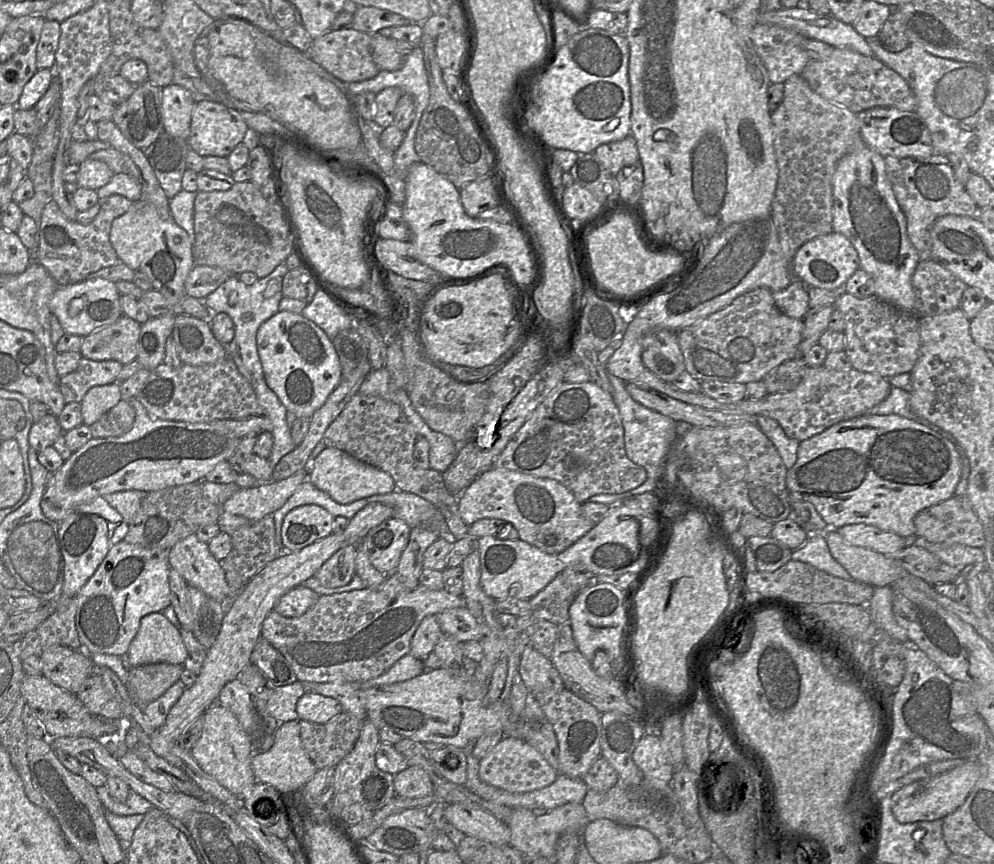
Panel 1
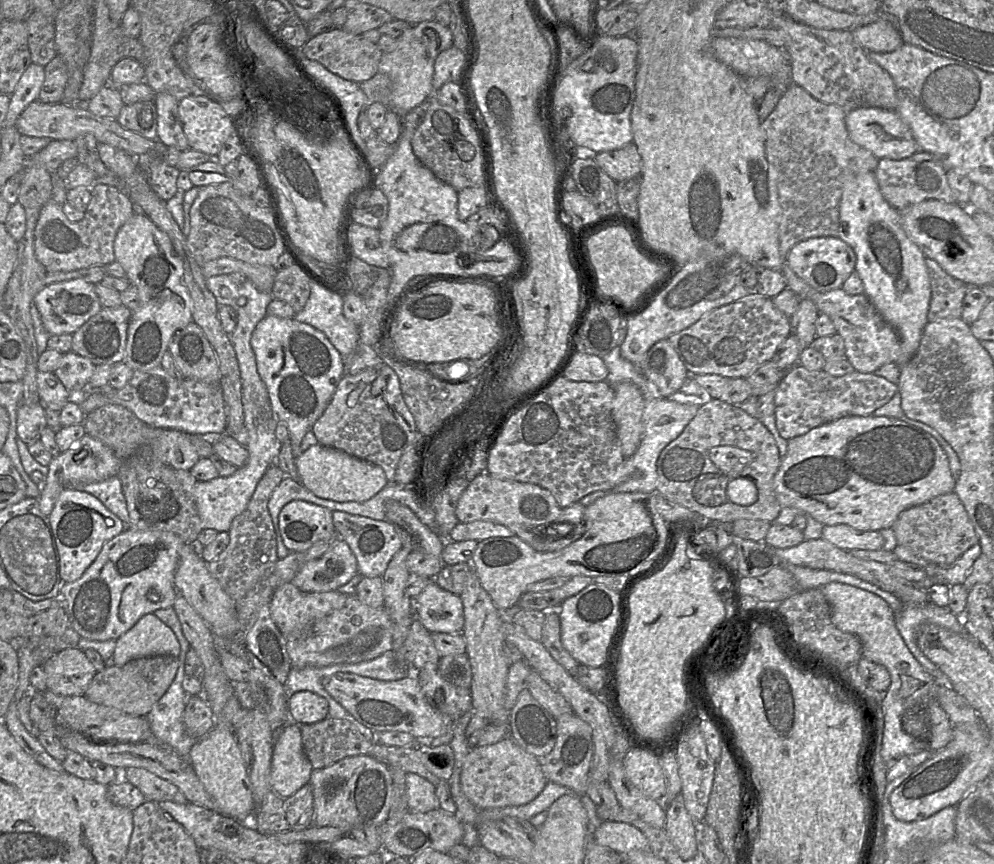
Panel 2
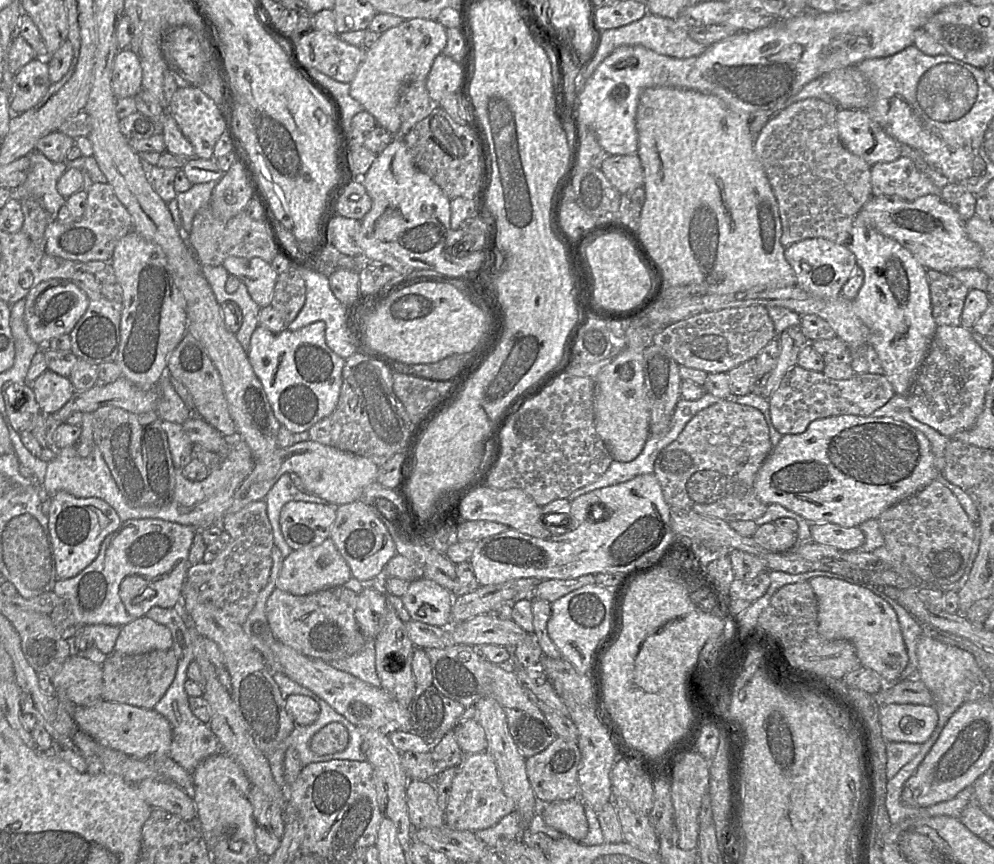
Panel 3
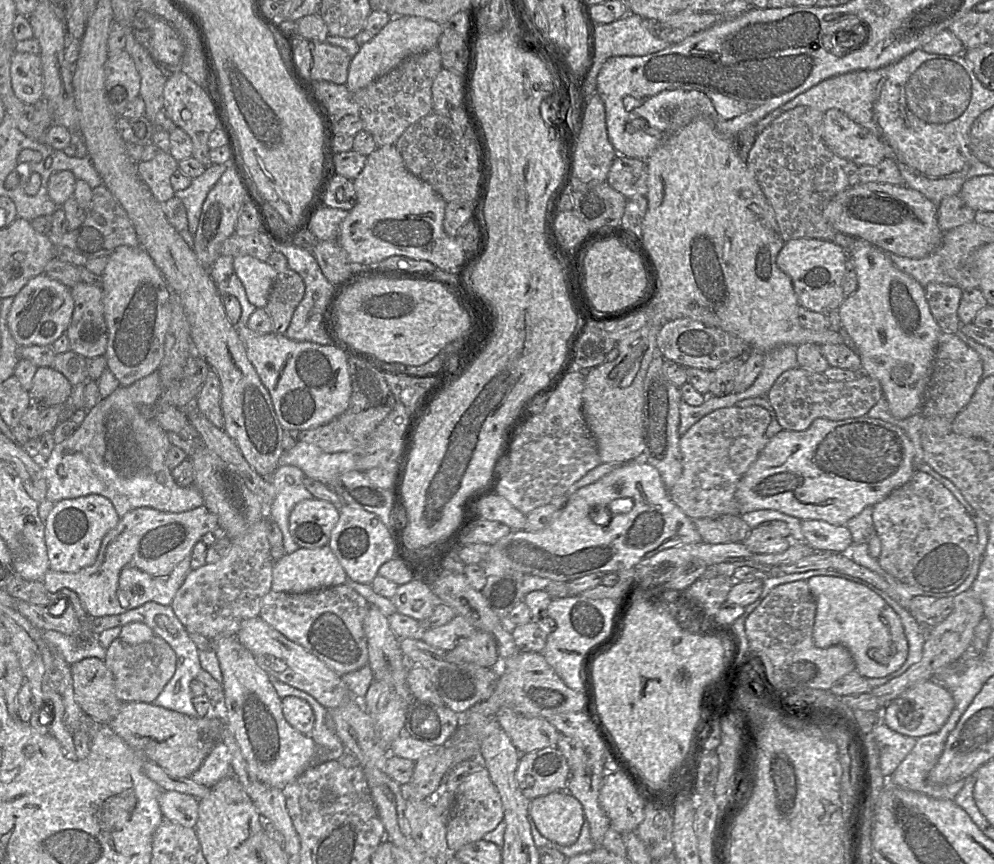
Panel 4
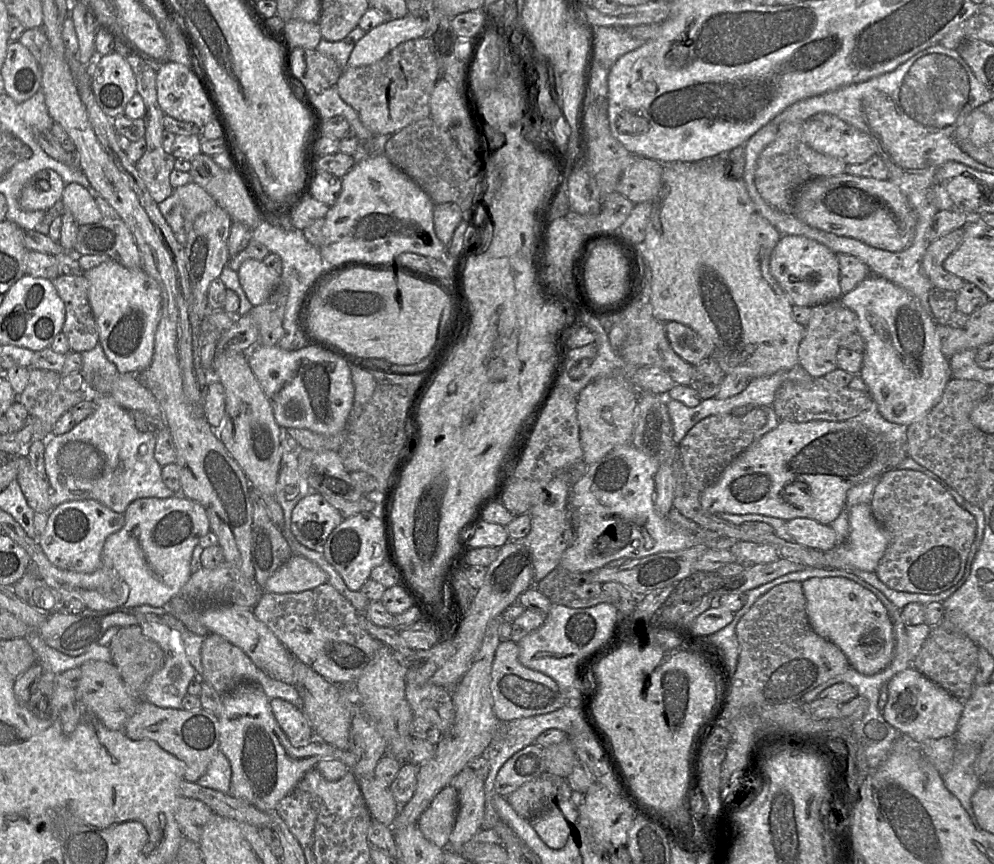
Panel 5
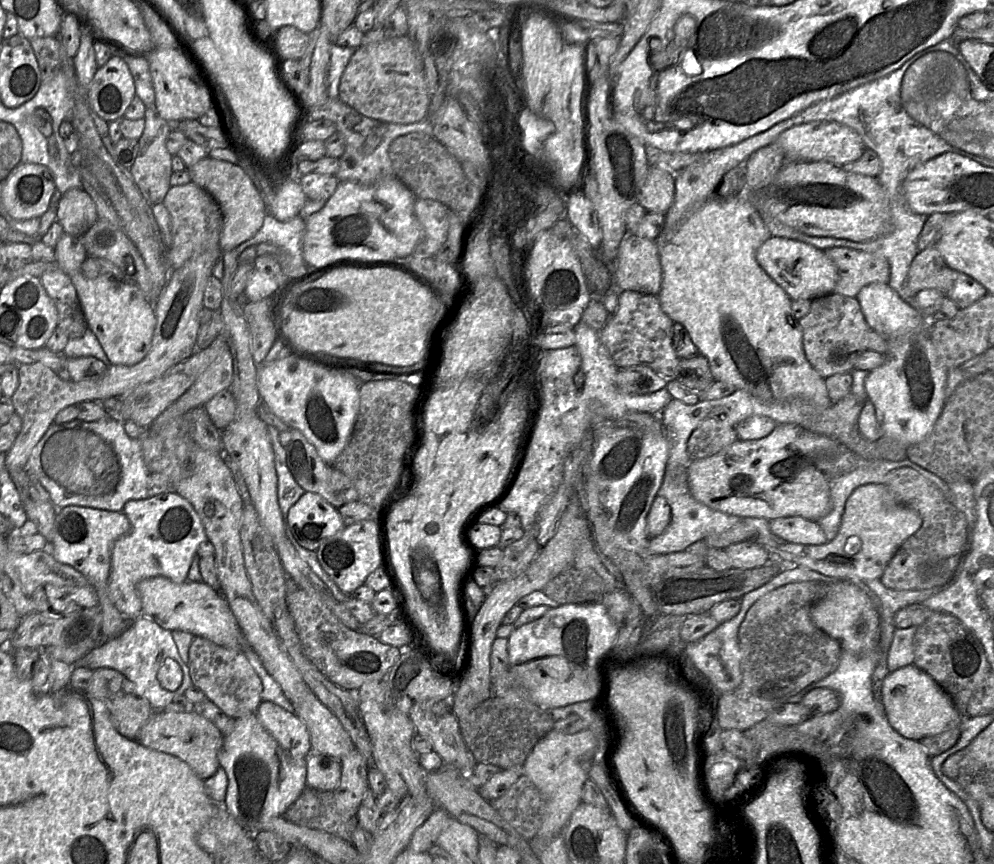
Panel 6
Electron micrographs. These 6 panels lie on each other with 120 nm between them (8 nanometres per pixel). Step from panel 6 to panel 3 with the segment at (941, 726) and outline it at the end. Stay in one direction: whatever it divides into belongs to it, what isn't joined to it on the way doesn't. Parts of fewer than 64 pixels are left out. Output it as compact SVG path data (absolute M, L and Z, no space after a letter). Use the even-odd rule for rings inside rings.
M887 704L880 706L880 725L886 742L922 745L934 732L938 713L934 706Z

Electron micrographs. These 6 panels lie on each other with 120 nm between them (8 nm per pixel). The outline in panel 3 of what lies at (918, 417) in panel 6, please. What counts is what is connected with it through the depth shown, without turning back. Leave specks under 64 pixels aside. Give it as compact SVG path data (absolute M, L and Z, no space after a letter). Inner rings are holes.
M857 215L854 218L849 238L844 245L853 253L857 267L864 274L863 284L857 296L852 300L853 310L867 327L868 343L877 353L884 369L884 375L890 381L895 394L906 395L928 353L938 327L932 316L927 270L910 251L895 240L882 235L873 227L864 224Z

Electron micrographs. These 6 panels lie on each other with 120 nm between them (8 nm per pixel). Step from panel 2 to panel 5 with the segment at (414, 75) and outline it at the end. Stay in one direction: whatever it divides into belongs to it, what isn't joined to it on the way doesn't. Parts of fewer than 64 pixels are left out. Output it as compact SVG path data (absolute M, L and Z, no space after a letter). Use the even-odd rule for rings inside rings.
M410 14L400 19L383 22L366 32L365 36L355 44L348 60L348 67L373 64L399 44L423 37L425 31L425 20Z

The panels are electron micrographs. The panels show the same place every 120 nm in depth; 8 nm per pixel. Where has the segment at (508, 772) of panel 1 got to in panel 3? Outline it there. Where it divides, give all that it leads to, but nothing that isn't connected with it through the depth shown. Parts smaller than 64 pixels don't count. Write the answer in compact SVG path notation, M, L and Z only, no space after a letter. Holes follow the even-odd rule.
M487 752L467 754L458 766L445 807L445 824L454 830L476 832L496 825L514 811L513 801L505 794L496 763Z

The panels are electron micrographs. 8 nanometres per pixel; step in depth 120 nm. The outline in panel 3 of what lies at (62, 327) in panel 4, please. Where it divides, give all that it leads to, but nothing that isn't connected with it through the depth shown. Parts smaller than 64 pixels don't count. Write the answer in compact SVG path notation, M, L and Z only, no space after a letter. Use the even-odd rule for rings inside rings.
M51 279L34 287L25 298L24 320L30 338L40 346L63 334L69 334L85 313L89 298L72 281Z

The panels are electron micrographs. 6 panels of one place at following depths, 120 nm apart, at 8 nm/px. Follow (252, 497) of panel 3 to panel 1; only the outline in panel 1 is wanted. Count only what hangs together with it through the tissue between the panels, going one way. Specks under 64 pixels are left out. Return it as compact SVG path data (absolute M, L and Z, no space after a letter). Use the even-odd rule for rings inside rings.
M327 446L315 458L312 467L310 465L308 480L341 504L396 489L394 479L387 472L362 462L345 451Z

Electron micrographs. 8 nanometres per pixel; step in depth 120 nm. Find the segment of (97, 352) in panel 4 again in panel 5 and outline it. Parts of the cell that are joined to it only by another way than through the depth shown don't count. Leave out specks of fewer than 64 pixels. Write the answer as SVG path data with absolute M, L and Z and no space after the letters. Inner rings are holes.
M60 275L52 280L65 306L65 322L62 332L68 339L70 351L82 353L99 343L98 330L88 301L89 283L83 276Z

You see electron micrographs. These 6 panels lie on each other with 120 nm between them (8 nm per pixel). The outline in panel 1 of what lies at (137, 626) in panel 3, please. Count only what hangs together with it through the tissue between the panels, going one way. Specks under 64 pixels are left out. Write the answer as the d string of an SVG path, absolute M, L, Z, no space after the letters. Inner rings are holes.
M153 612L141 619L140 628L124 659L128 667L160 662L183 665L187 655L180 630L162 612Z

